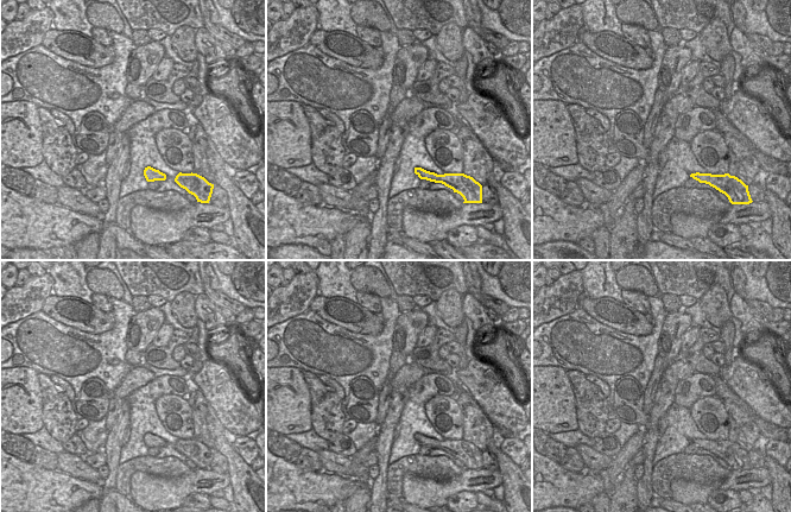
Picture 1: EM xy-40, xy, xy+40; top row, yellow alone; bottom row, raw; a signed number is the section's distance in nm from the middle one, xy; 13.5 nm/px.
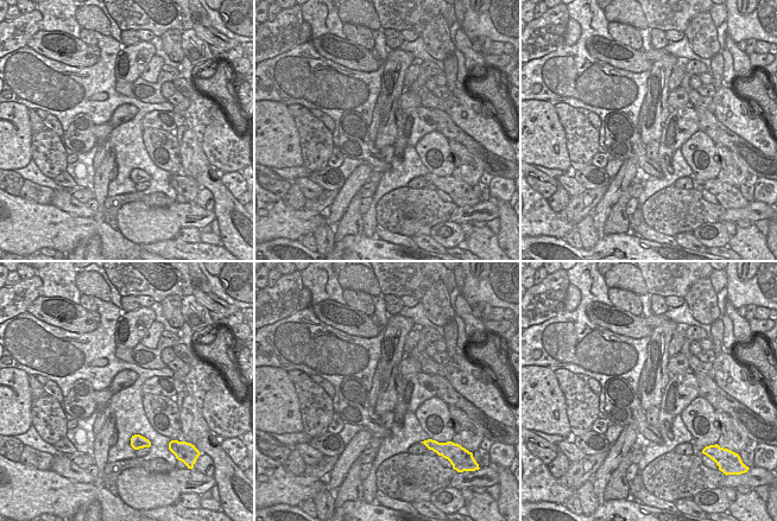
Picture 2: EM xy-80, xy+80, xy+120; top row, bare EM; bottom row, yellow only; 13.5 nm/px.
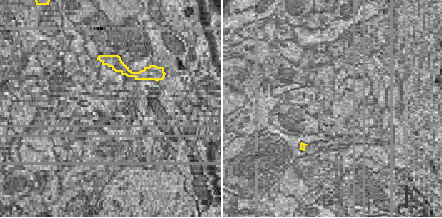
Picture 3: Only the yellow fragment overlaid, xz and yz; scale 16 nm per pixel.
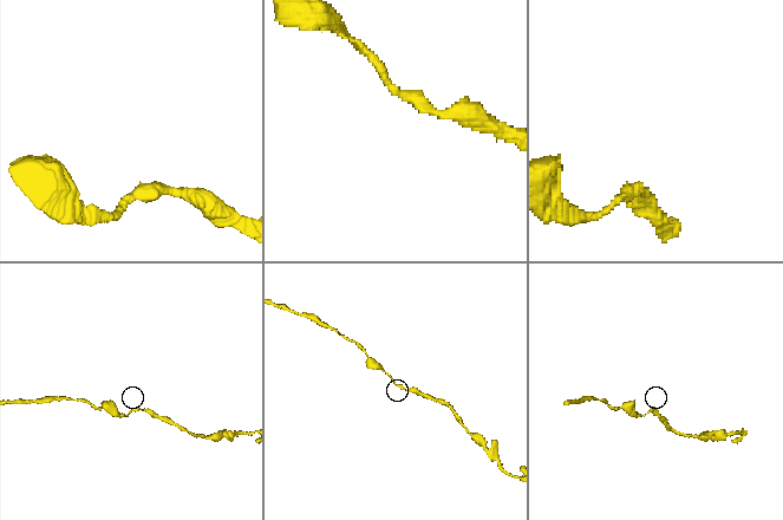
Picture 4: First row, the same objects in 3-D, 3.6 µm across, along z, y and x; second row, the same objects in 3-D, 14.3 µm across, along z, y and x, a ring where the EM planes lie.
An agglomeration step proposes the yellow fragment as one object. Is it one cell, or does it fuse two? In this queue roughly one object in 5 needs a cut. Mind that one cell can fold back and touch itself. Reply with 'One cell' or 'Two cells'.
One cell.

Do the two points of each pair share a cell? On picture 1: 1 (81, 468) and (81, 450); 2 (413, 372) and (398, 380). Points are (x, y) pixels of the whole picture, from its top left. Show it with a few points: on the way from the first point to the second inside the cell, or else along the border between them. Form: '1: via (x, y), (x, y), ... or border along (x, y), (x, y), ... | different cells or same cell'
1: border along (64, 450), (82, 456) | different cells
2: via (410, 373), (402, 379) | same cell

